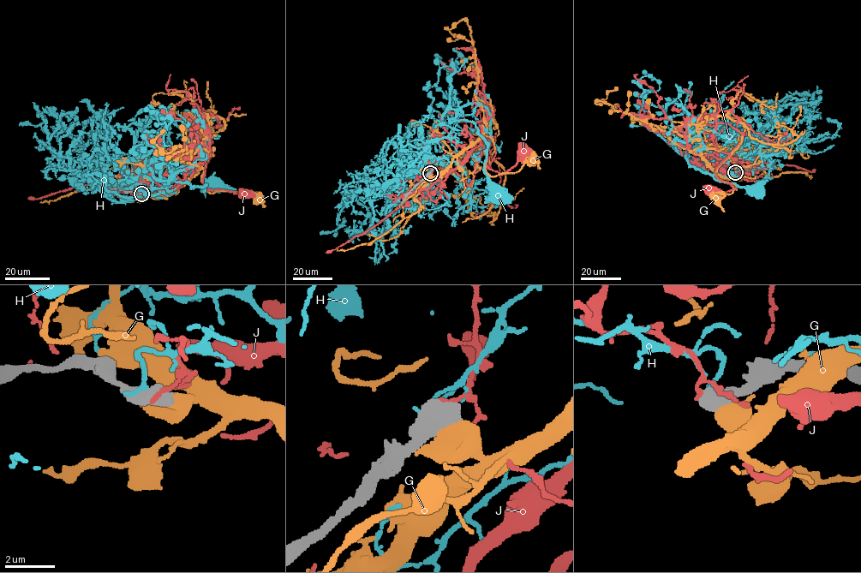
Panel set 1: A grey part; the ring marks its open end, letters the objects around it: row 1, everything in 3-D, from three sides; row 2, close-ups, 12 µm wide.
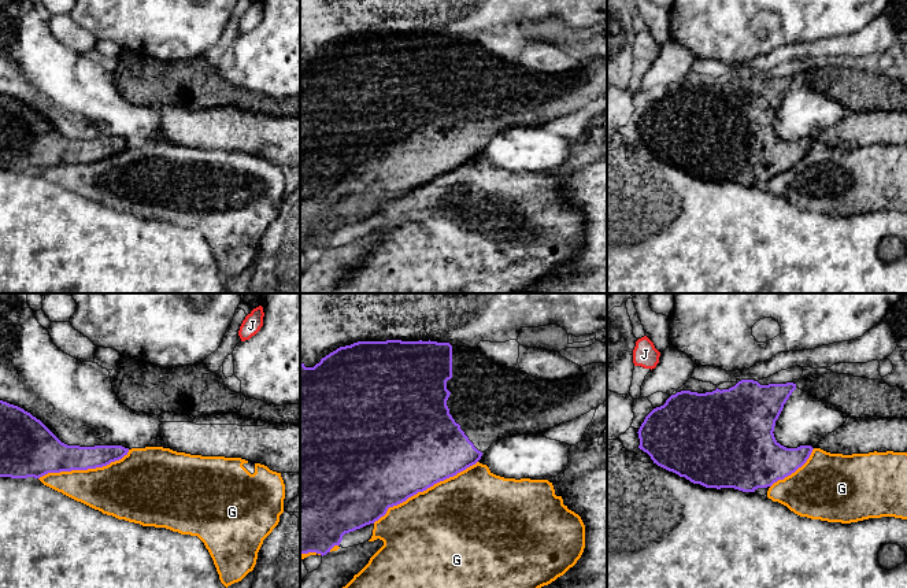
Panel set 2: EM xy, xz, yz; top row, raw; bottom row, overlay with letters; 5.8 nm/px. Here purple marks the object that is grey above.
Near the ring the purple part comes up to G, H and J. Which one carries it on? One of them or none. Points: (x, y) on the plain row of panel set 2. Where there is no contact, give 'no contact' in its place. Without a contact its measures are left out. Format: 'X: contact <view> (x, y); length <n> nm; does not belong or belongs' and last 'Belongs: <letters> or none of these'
G: contact xz (424, 182); length 700 nm; does not belong
H: no contact; does not belong
J: no contact; does not belong
Belongs: none of these

